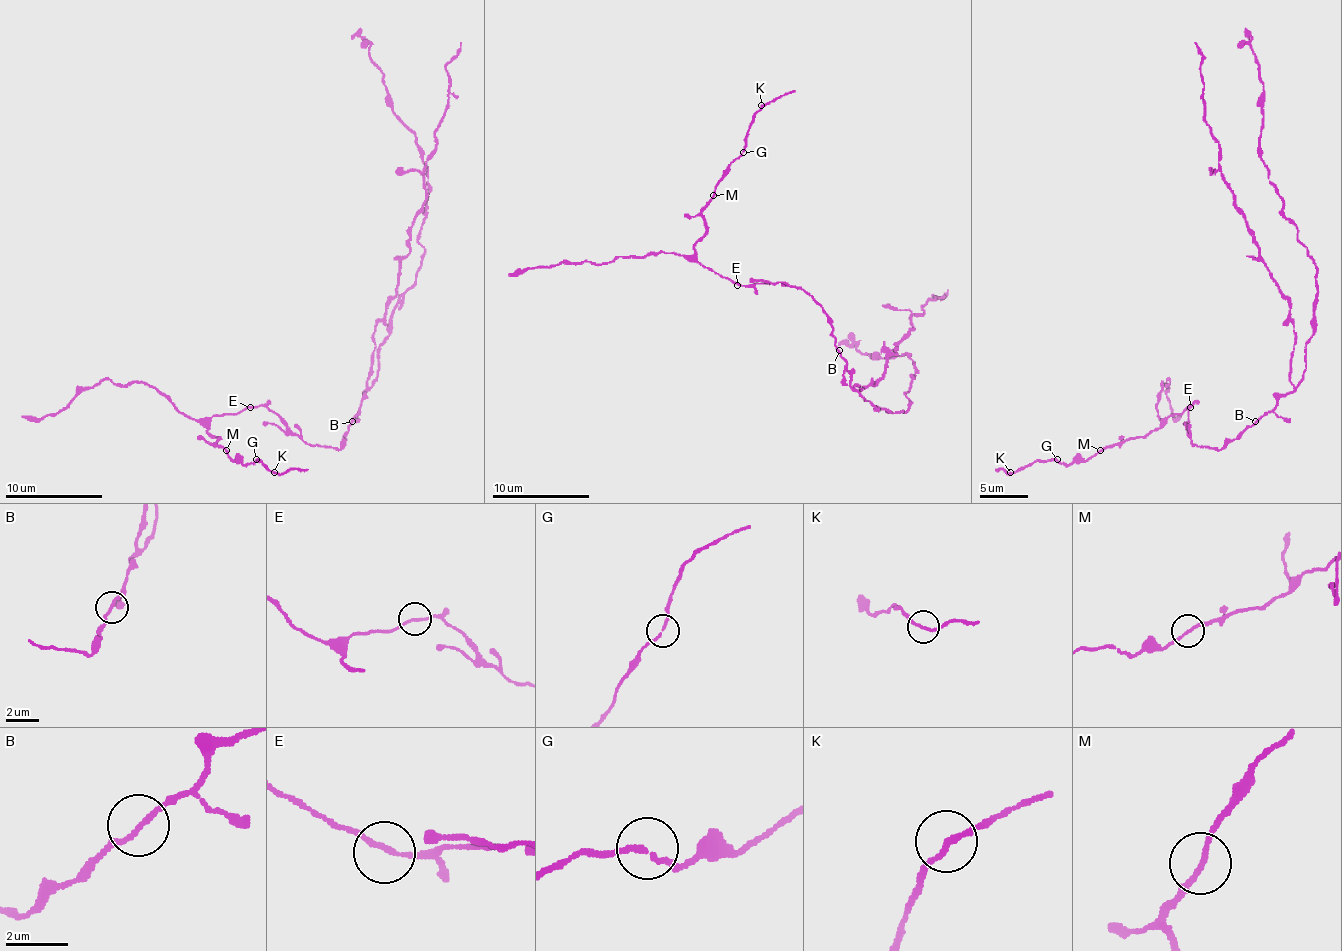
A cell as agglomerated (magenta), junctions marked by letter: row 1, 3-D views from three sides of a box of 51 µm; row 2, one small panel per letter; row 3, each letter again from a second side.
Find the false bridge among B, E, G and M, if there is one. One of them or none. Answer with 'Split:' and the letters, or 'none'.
Split: none

